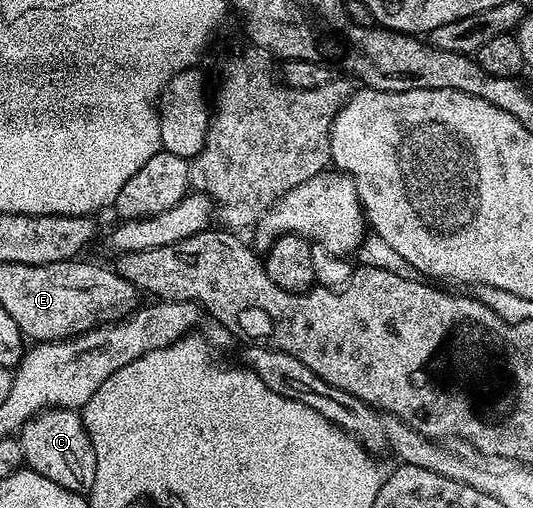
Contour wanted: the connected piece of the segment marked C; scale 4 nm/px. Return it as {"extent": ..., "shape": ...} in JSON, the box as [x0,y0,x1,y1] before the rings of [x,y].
{"extent":[20,407,96,492],"shape":[[[47,407],[24,424],[20,438],[29,470],[48,477],[48,481],[56,481],[56,485],[69,491],[90,492],[96,481],[96,453],[77,410]]]}

